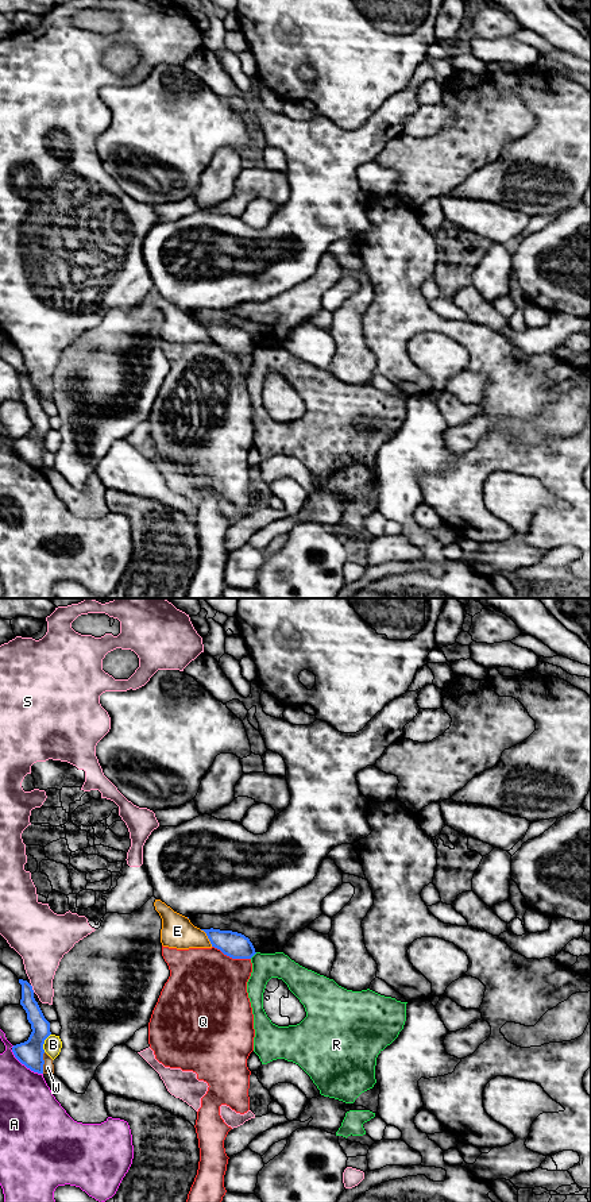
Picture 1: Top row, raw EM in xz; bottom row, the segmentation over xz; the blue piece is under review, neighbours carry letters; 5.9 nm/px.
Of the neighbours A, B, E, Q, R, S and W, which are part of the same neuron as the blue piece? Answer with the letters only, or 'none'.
none

